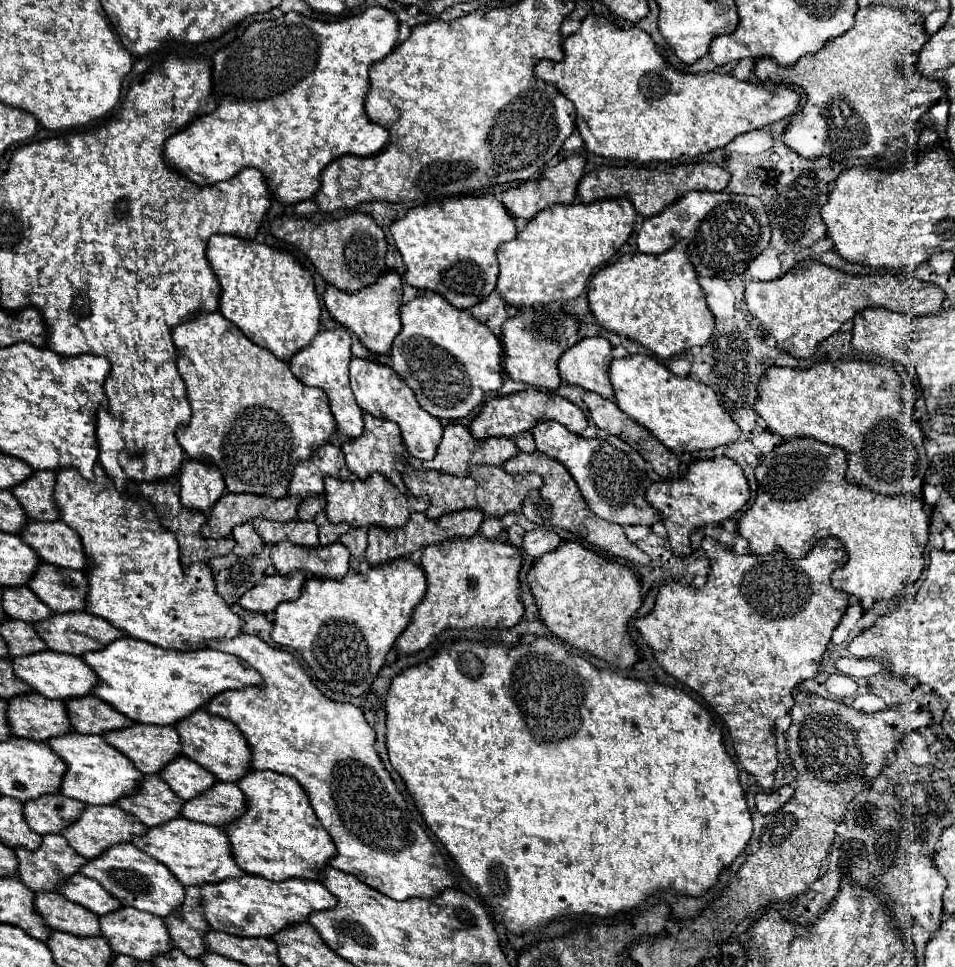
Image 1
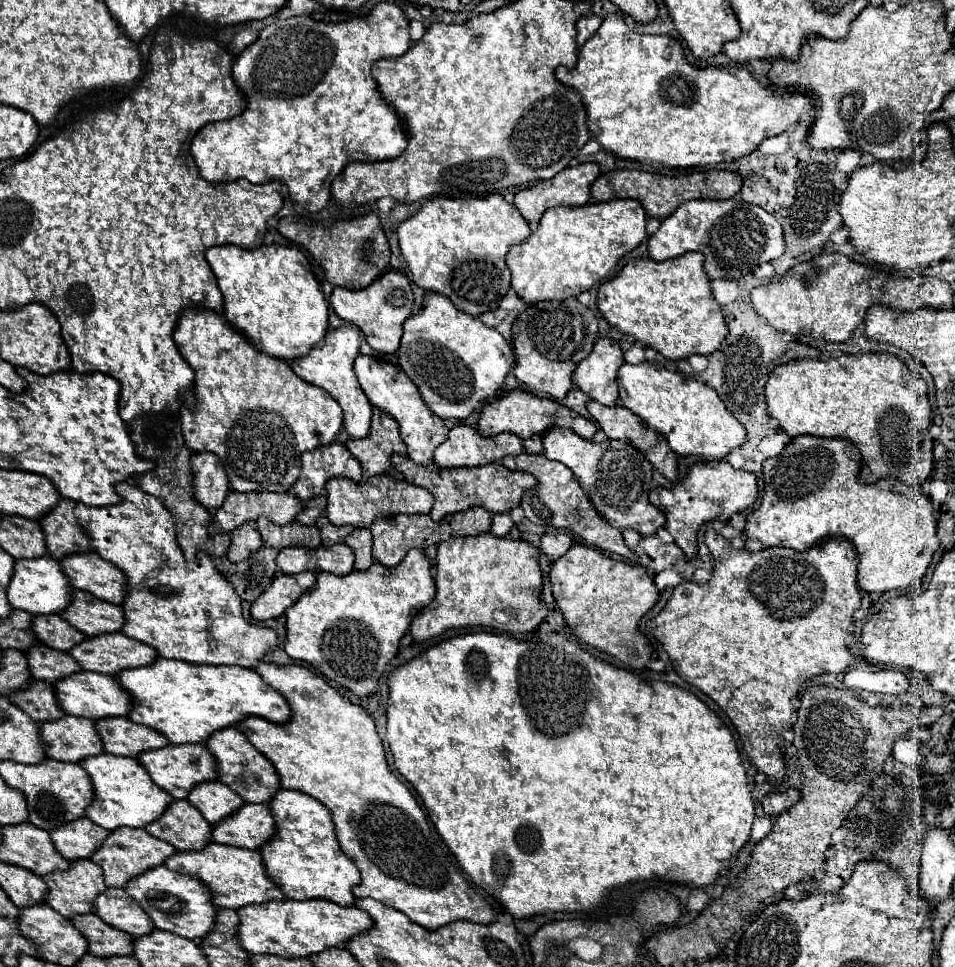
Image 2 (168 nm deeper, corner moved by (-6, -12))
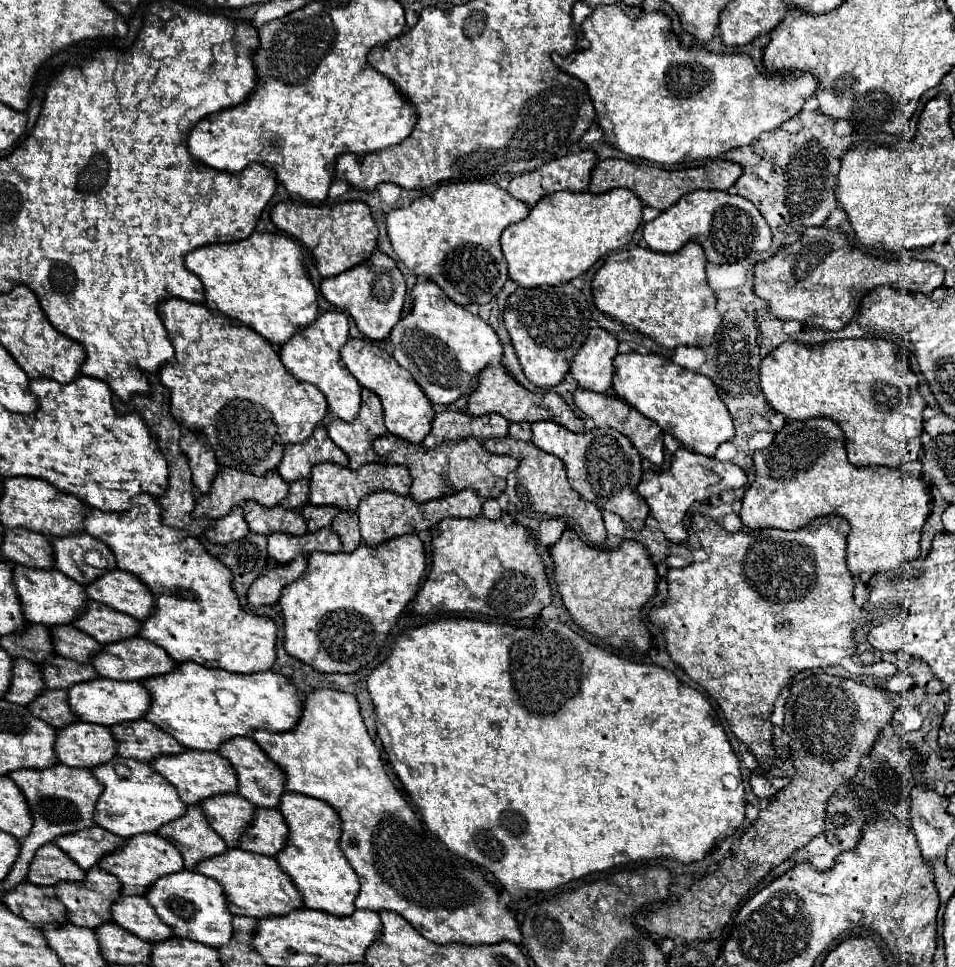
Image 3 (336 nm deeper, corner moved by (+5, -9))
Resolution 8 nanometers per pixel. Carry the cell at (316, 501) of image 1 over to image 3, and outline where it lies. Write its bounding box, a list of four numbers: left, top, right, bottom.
[280,478,310,510]

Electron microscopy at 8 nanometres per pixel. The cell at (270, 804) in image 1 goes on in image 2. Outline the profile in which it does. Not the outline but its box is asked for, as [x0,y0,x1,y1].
[259,789,359,905]

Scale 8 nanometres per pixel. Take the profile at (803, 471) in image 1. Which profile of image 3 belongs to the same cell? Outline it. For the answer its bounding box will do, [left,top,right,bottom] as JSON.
[740,418,930,576]

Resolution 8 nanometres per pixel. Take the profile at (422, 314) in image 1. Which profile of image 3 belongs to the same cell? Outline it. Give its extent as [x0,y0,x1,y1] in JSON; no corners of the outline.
[390,282,502,404]

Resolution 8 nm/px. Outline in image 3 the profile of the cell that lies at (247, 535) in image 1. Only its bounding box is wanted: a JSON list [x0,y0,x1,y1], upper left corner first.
[206,506,248,544]

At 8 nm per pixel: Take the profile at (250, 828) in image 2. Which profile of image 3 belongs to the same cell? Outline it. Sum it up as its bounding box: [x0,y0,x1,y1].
[240,808,288,856]

